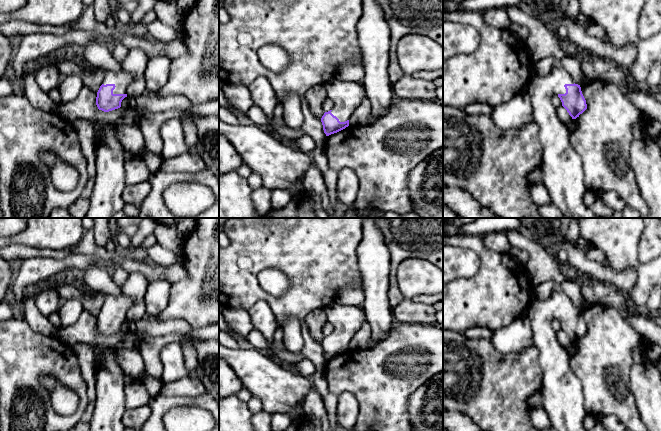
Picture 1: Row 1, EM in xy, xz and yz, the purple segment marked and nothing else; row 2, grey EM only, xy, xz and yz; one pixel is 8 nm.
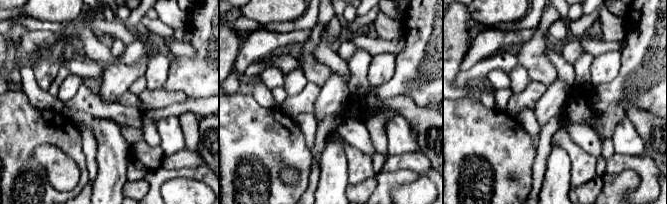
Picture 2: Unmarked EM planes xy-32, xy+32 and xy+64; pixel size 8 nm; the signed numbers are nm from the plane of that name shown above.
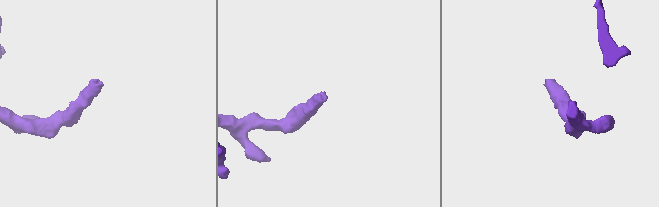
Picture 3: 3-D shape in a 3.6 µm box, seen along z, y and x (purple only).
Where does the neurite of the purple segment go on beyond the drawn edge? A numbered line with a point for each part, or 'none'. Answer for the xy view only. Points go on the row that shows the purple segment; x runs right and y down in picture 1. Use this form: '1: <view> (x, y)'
1: xy (122, 79)

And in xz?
1: xz (347, 96)

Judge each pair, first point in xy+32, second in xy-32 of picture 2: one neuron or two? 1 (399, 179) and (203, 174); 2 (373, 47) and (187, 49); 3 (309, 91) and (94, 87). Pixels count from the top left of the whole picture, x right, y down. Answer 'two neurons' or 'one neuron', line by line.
1: one neuron
2: one neuron
3: two neurons

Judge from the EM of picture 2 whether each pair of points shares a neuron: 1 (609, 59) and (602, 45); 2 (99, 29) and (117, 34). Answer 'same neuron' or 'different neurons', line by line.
1: different neurons
2: same neuron

